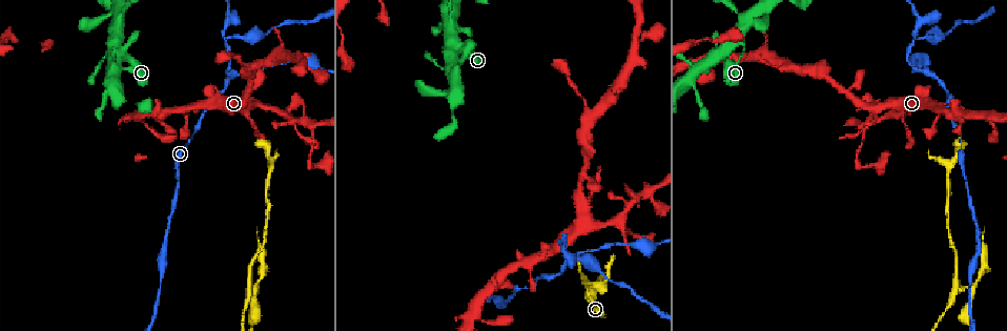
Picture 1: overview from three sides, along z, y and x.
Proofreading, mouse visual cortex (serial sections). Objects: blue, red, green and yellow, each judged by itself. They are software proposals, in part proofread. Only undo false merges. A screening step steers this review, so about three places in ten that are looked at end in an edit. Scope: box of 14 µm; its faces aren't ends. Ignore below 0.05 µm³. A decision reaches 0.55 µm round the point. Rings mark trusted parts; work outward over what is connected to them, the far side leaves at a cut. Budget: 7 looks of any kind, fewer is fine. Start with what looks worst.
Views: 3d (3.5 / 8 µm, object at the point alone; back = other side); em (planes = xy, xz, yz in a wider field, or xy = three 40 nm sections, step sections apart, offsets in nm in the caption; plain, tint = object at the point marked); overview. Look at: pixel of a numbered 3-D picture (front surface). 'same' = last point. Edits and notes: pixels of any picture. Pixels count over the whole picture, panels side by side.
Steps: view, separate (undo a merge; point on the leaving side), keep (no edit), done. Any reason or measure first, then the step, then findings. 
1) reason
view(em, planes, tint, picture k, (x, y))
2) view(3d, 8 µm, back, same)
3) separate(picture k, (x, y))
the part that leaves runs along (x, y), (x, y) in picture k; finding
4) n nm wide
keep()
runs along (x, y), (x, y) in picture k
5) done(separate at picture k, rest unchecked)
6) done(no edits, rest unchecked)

arms part here
view(3d, 8 µm, picture 1, (931, 74))

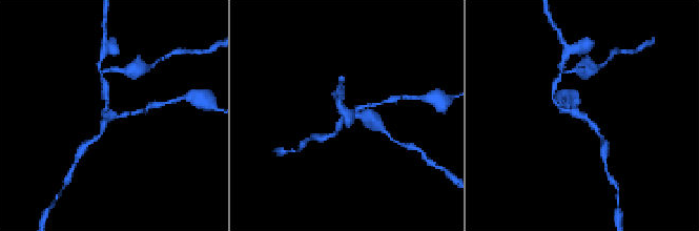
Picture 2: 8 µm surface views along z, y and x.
zoom in
view(3d, 3.5 µm, picture 2, (106, 119))

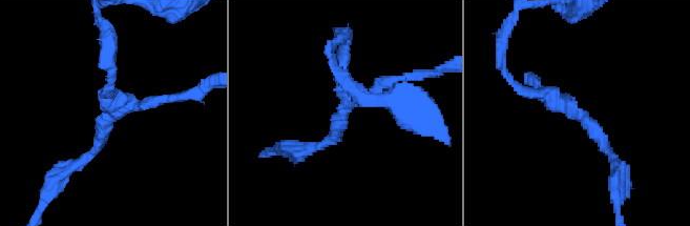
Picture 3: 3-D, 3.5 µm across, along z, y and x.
3 arms; arms of 150, 150, 150 nm
view(em, xy, step 3, tint, picture 3, (570, 110))

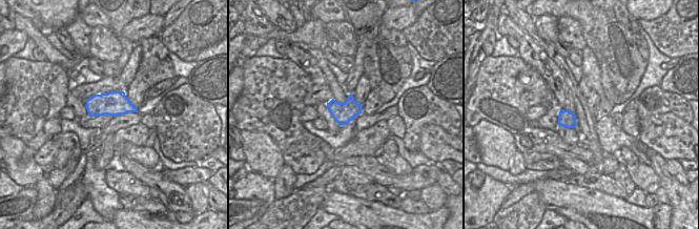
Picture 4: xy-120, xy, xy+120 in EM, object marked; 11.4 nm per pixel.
240 nm wide
keep()
runs along (611, 157), (574, 108), (509, 79) in picture 3; all the same cell

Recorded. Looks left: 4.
side arm on a straight run
view(3d, 8 µm, picture 1, (971, 287))

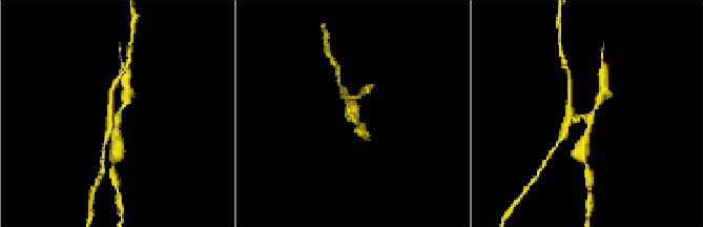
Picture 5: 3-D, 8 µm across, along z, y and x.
3 arms; arms of 200, 200, 250 nm; now the EM
view(em, xy, step 3, tint, picture 5, (587, 117))

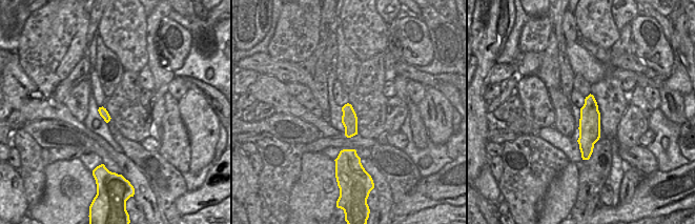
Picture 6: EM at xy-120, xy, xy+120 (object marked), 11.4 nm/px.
180 nm wide
separate(picture 5, (566, 120))
the part that leaves runs along (583, 117), (569, 109), (570, 84) in picture 5; two cells meet here

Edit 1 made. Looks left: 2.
done(separate at picture 5, rest unchecked)

